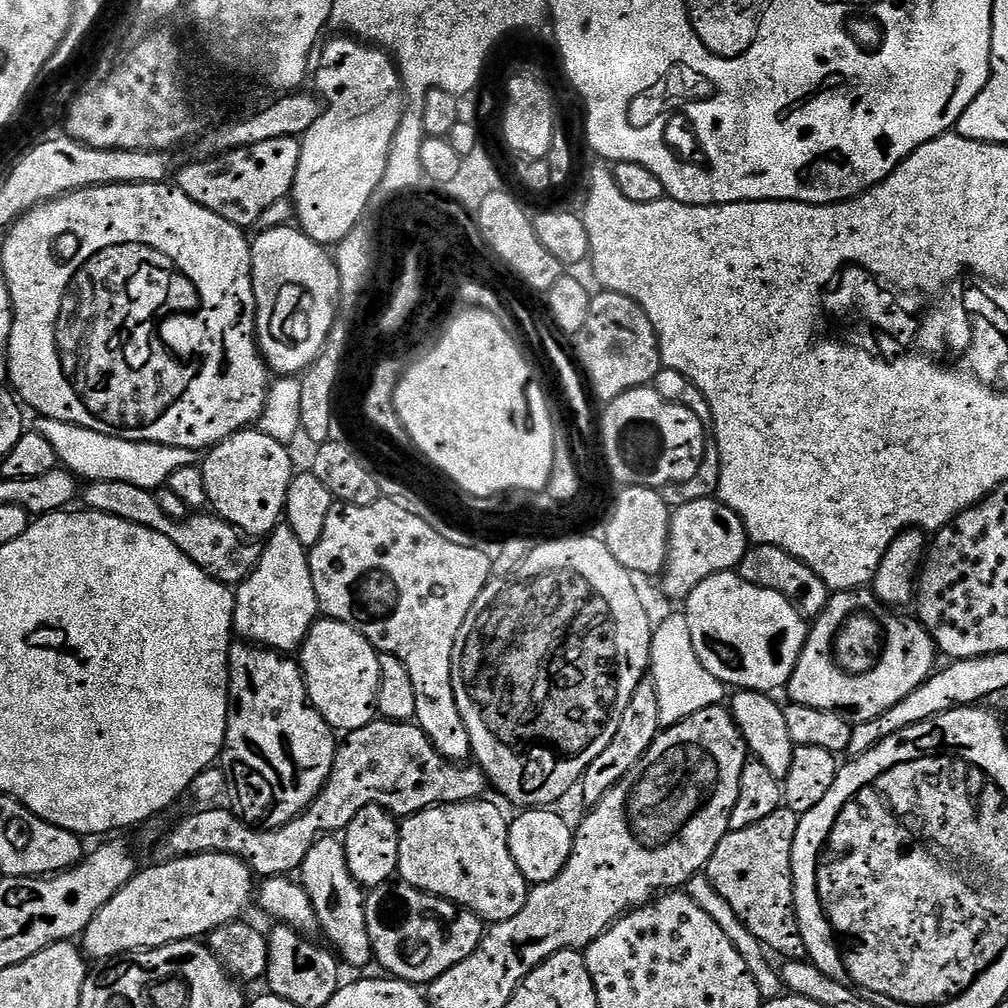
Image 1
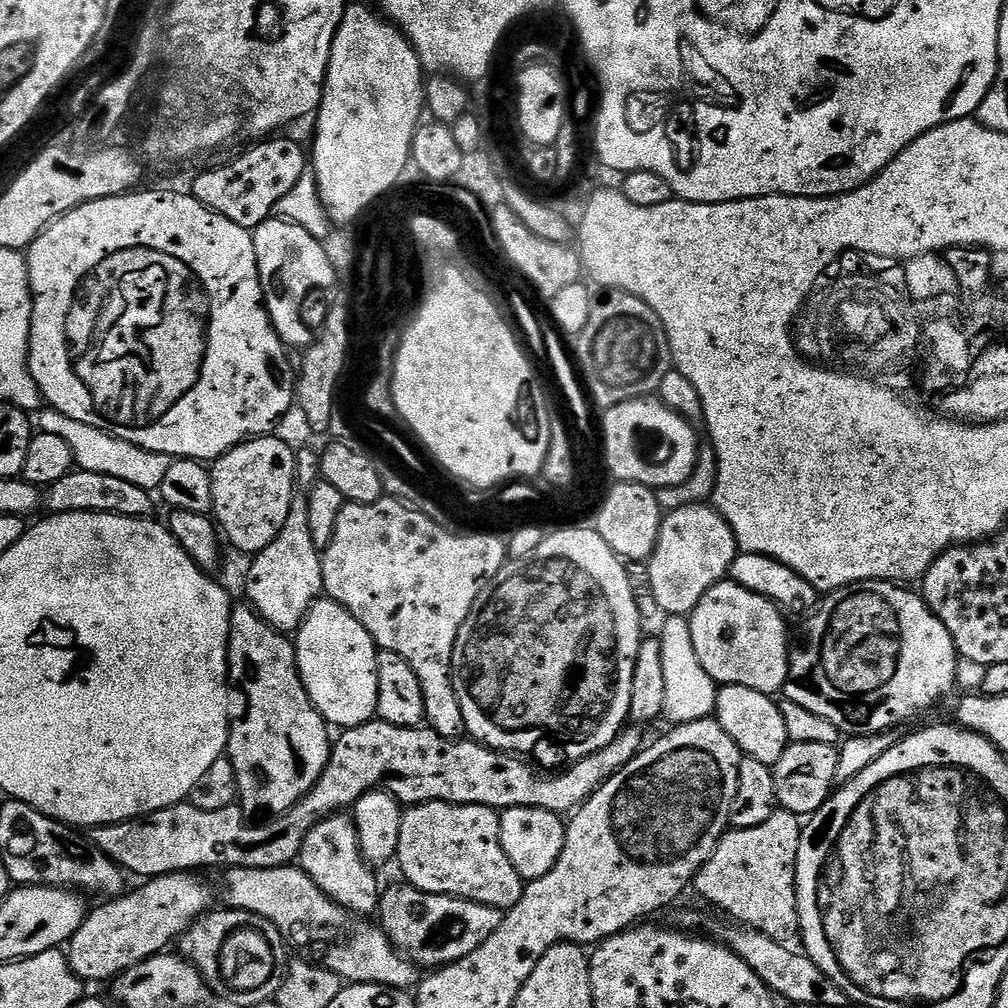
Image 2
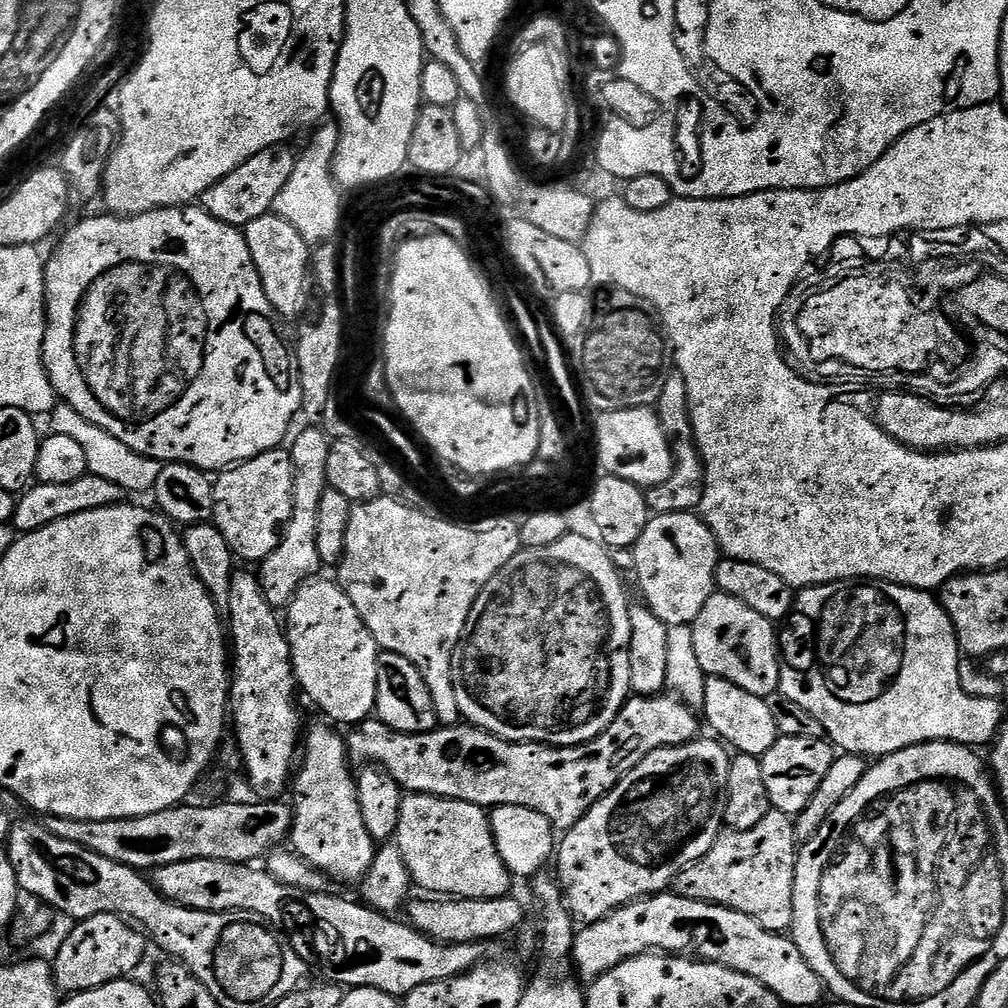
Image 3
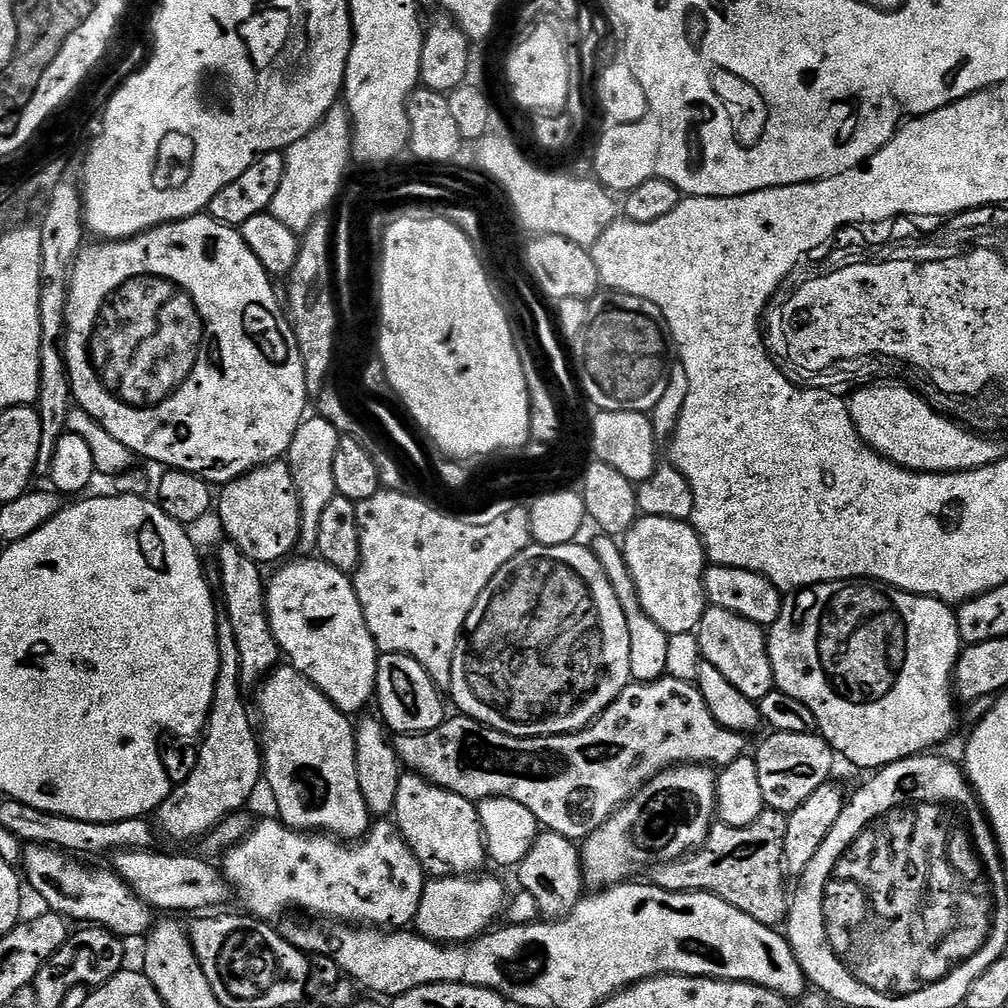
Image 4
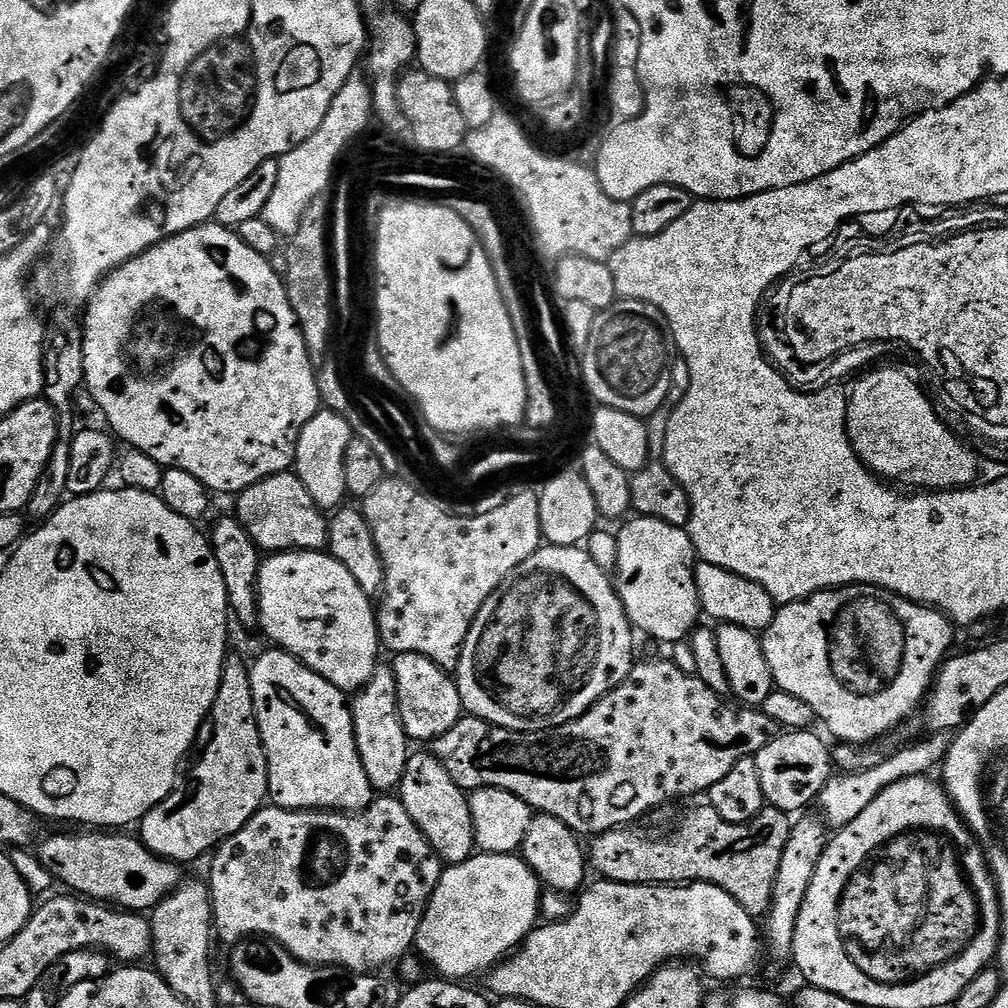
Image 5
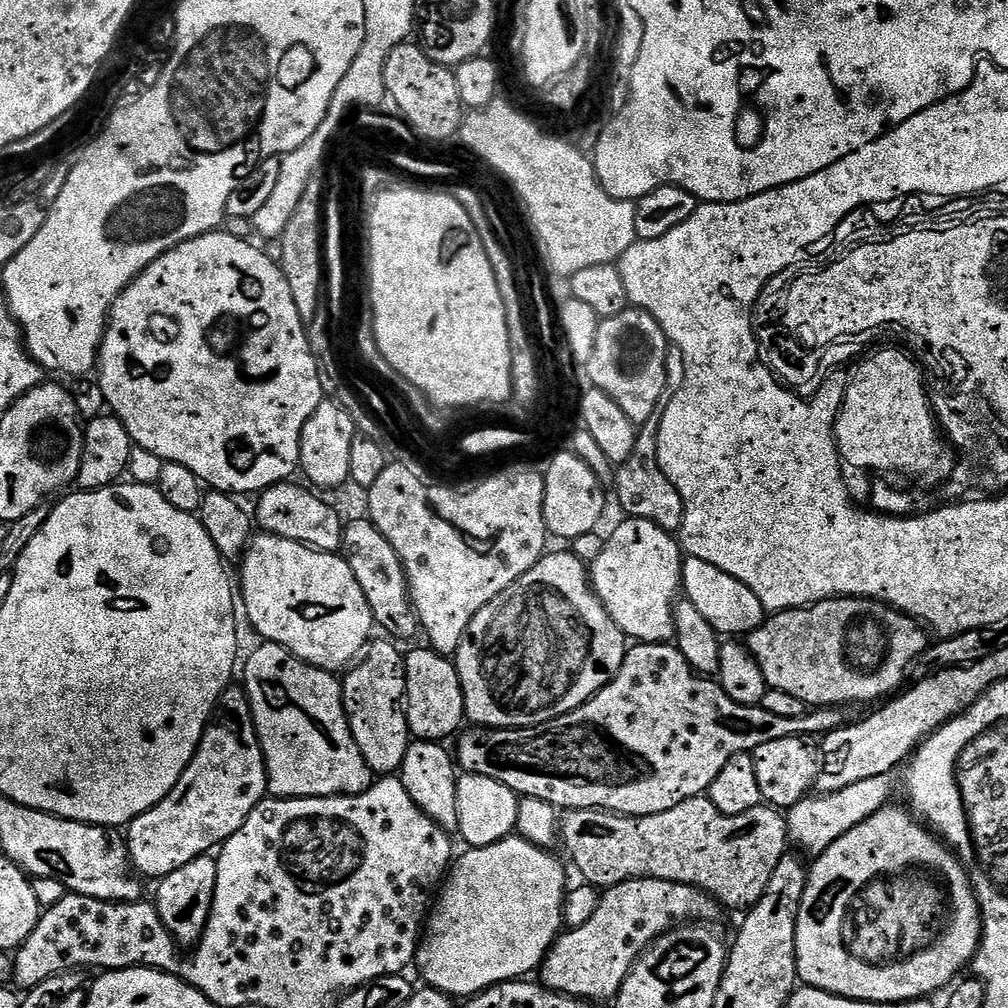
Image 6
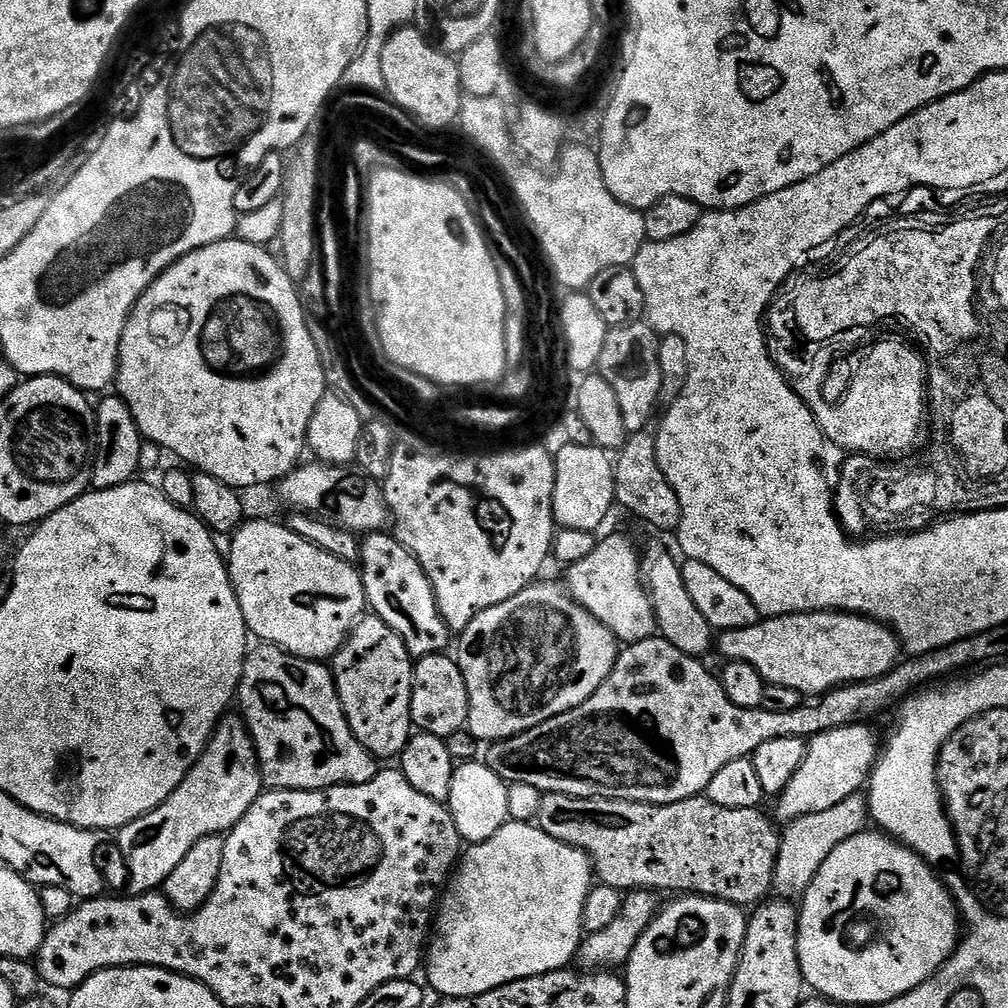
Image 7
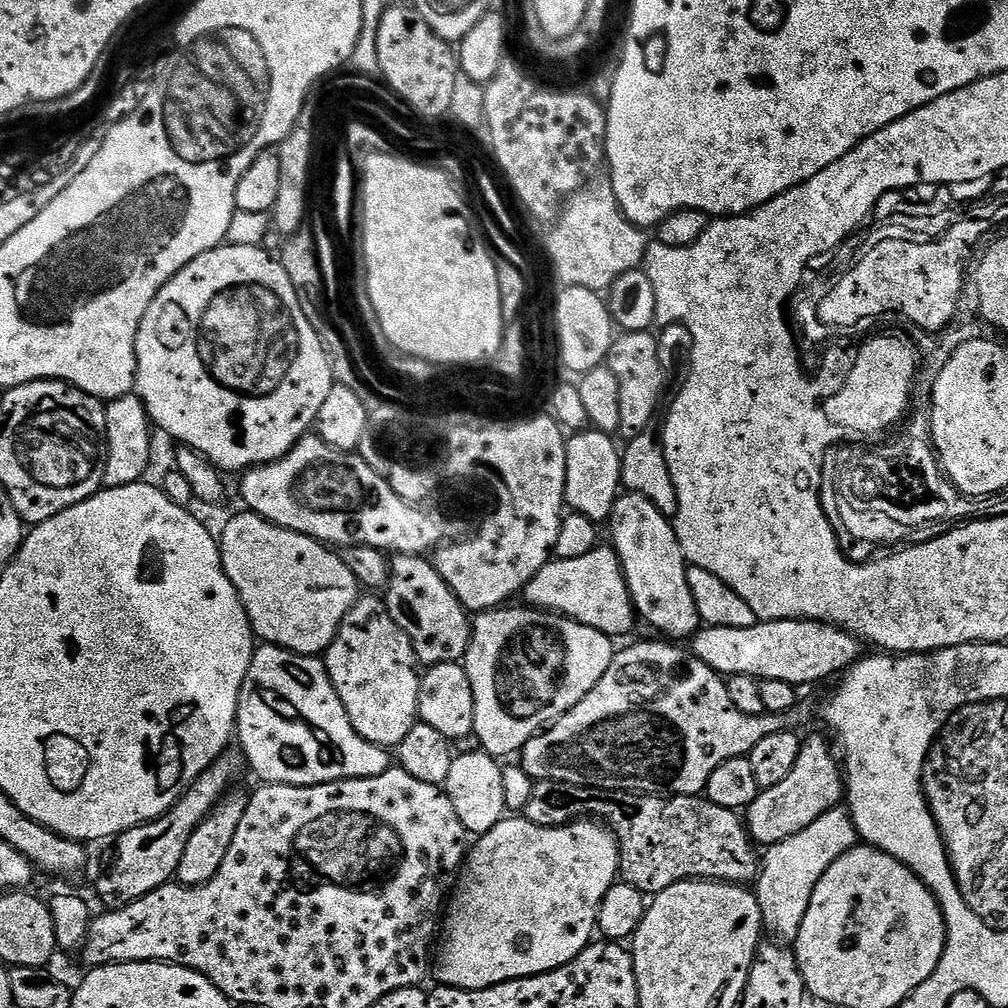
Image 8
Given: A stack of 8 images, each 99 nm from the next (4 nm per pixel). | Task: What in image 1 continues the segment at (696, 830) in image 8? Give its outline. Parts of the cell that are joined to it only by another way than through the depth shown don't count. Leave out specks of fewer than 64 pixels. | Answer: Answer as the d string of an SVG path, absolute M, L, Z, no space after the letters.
M782 806L762 818L762 822L733 828L718 842L706 869L708 881L730 902L746 930L761 940L765 949L784 956L785 961L803 960L808 954L798 926L796 891L792 885L792 851L799 825L800 816Z

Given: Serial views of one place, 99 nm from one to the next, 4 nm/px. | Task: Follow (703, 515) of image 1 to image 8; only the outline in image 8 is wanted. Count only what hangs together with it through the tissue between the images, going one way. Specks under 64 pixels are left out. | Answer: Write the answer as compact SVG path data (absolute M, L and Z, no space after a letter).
M597 546L588 554L580 558L566 558L565 560L553 558L549 560L538 574L526 585L522 593L525 605L541 609L546 612L554 612L561 616L569 616L571 620L577 620L582 626L590 626L602 634L613 638L624 636L635 624L638 624L636 607L632 605L632 595L626 586L624 571L620 565L620 559L615 548L611 546Z

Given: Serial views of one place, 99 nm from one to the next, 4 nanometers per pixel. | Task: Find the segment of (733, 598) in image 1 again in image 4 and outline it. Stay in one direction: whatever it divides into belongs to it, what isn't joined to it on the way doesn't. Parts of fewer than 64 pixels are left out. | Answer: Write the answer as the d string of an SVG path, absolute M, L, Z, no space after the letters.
M709 607L700 620L698 639L703 663L714 666L714 670L718 670L722 674L722 678L729 680L738 690L742 690L742 694L746 694L746 698L758 702L774 690L772 663L768 657L768 638L761 625L750 622L738 614L730 614L730 610Z

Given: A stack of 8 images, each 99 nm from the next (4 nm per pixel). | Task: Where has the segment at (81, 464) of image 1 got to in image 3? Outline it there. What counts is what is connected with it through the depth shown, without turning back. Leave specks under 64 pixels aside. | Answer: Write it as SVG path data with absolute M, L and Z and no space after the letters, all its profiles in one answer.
M57 403L50 413L50 419L52 419L52 426L50 426L52 432L66 434L66 438L70 438L73 442L78 442L78 446L82 446L82 451L86 454L86 466L91 475L115 482L118 486L122 486L125 493L128 494L132 494L132 492L151 493L155 489L162 467L161 461L144 456L141 452L136 452L130 446L126 446L126 442L122 442L118 438L114 438L114 434L102 430L102 426L94 426L94 422L82 418L82 414L78 414L78 410L74 410L74 406L69 404Z

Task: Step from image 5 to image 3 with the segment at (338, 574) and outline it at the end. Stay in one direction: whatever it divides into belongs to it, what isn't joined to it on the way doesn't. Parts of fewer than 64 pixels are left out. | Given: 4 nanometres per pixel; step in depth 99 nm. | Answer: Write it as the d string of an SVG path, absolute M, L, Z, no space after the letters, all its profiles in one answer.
M313 578L305 582L286 609L286 635L292 651L292 669L296 683L299 691L303 695L305 692L329 716L329 721L337 720L332 722L337 725L348 724L347 726L363 724L376 711L378 658L381 649L376 647L376 640L362 622L358 610L354 610L354 602L350 602L347 594L340 589L339 583L335 579L320 579Z

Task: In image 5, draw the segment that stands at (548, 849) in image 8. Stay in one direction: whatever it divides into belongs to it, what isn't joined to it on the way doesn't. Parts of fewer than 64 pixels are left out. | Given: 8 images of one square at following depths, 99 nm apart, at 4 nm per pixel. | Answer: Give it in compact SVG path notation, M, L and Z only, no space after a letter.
M493 852L473 854L460 864L445 867L443 871L441 871L438 886L434 890L434 894L428 899L428 909L424 912L424 917L420 919L418 934L416 935L416 943L414 945L415 951L418 953L419 959L423 961L427 967L429 964L429 966L436 971L433 973L439 974L441 977L447 978L453 982L467 981L467 976L472 976L475 972L481 972L481 974L487 973L489 970L495 968L504 957L512 955L512 953L520 947L520 943L532 933L533 928L537 927L538 917L541 915L541 893L542 885L540 880L530 870L530 866L527 862L525 862L519 855L494 854Z

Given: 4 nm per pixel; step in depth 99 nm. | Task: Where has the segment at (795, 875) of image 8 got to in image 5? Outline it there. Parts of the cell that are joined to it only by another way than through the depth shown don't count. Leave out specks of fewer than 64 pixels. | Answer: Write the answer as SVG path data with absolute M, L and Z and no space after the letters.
M933 732L925 735L925 740L920 740L917 744L908 744L905 748L900 748L897 752L888 752L878 766L870 766L870 770L861 772L846 772L843 774L833 774L822 786L818 797L819 815L822 817L829 829L839 830L845 828L862 810L886 790L886 786L892 786L894 782L900 782L906 778L914 776L926 776L933 770L932 767L939 765L948 752L948 747L952 745L952 732Z

